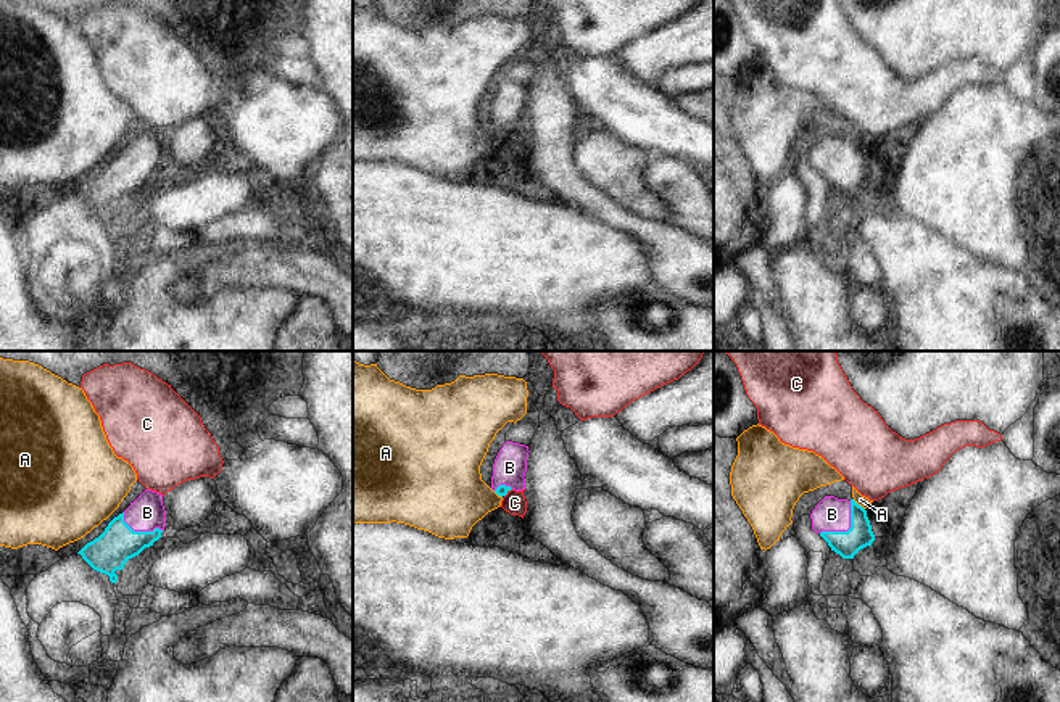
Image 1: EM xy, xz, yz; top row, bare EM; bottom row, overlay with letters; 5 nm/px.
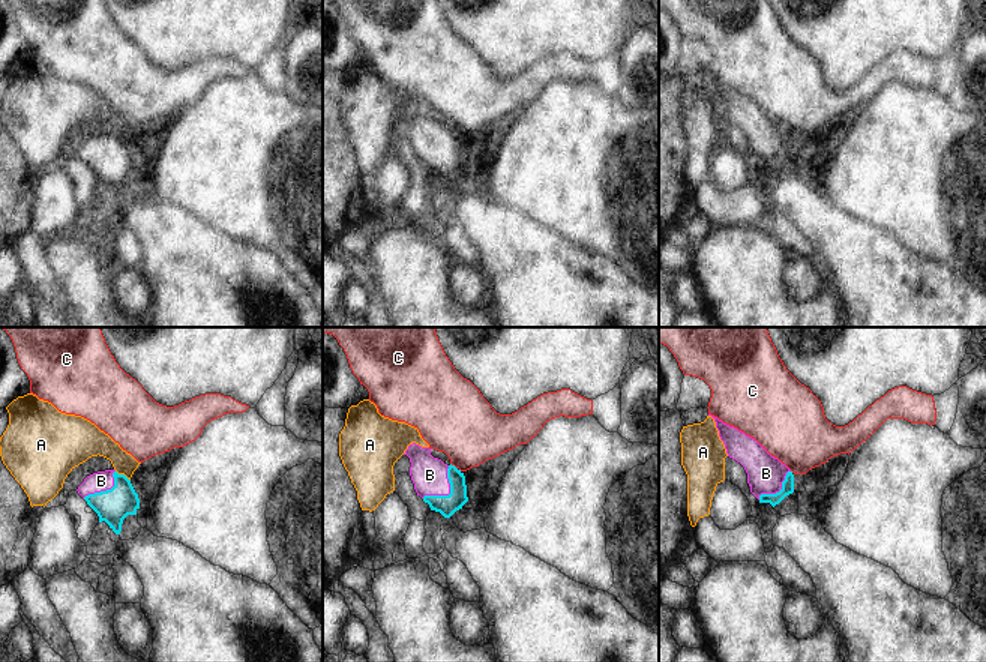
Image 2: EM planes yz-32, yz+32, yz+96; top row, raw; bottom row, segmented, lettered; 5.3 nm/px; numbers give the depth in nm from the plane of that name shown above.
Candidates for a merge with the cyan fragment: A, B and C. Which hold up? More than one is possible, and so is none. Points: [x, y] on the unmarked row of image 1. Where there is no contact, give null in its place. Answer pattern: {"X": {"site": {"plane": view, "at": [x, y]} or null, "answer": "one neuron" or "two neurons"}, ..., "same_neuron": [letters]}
{"A": {"site": {"plane": "yz", "at": [857, 144]}, "answer": "two neurons"}, "B": {"site": {"plane": "yz", "at": [849, 168]}, "answer": "one neuron"}, "C": {"site": {"plane": "xz", "at": [506, 132]}, "answer": "two neurons"}, "same_neuron": ["B"]}

